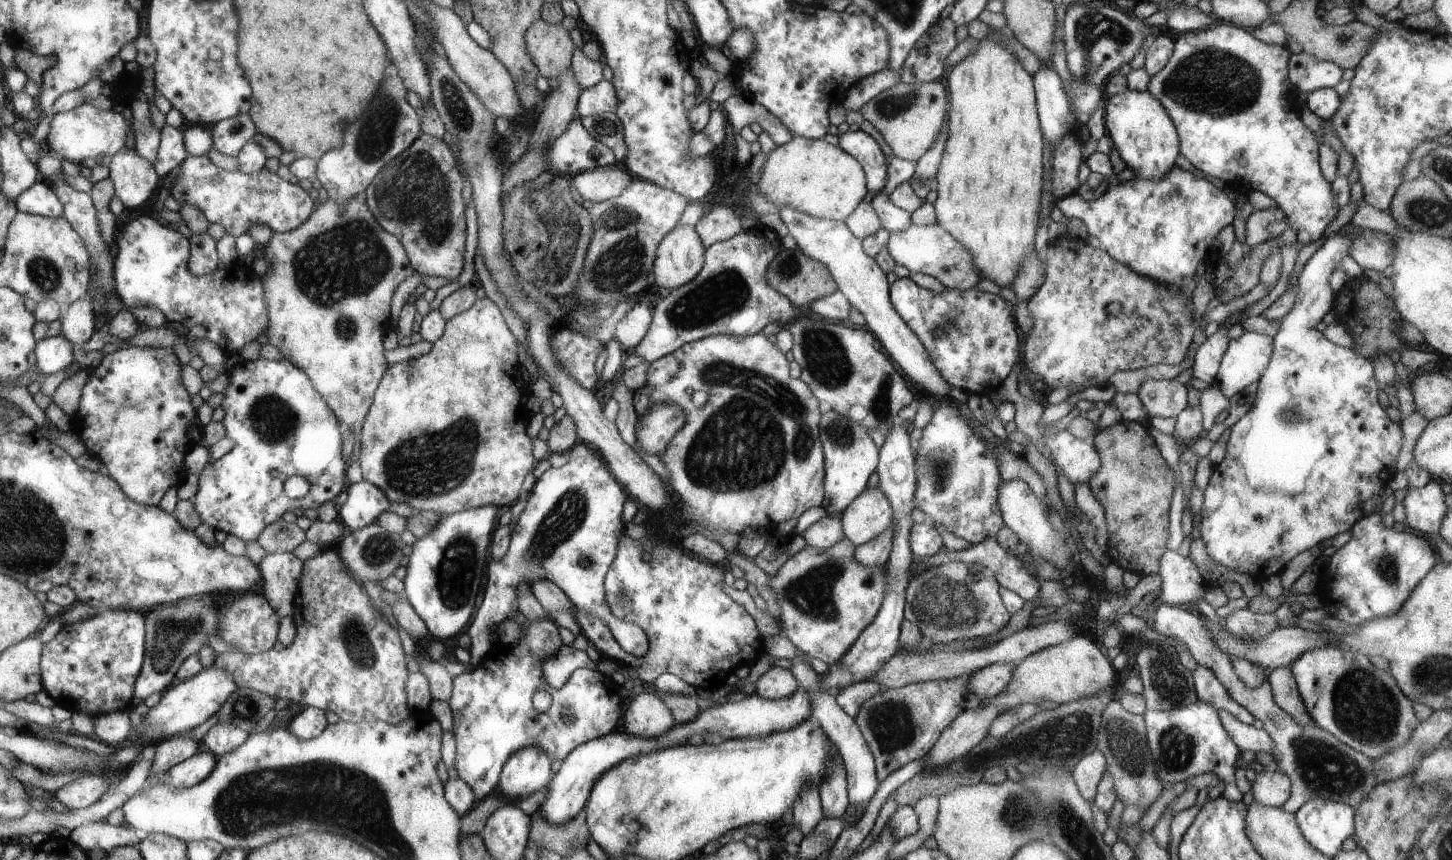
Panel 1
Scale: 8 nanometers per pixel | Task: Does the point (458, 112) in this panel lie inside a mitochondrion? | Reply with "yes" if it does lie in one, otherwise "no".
yes

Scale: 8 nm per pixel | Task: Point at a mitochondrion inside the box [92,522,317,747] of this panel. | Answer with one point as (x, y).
(170, 637)

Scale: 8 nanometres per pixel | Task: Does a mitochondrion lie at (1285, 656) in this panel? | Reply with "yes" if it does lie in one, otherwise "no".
no

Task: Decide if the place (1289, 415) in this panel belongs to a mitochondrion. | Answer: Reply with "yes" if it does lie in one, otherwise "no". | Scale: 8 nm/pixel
yes

